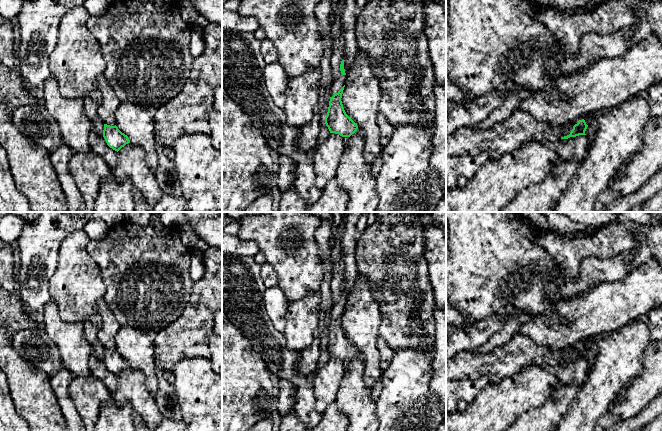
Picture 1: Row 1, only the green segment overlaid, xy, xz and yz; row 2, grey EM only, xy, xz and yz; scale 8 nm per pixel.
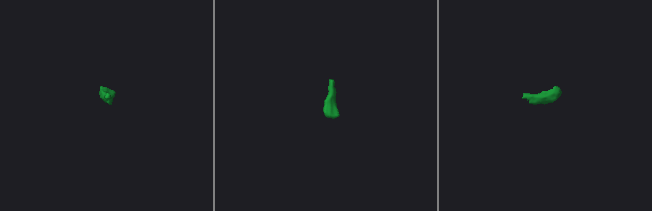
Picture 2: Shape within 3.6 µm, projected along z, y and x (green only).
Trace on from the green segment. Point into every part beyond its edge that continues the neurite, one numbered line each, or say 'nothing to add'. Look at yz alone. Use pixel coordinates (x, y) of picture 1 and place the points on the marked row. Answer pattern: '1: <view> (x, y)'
1: yz (590, 118)

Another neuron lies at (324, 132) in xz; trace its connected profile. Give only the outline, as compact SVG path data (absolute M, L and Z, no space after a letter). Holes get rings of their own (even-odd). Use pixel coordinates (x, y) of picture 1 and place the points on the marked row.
M325 123L321 125L320 135L316 142L316 147L322 144L330 135L330 131Z

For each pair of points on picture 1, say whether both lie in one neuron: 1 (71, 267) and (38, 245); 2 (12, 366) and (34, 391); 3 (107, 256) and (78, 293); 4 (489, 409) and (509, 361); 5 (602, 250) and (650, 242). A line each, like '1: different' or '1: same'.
1: different
2: same
3: different
4: different
5: same

